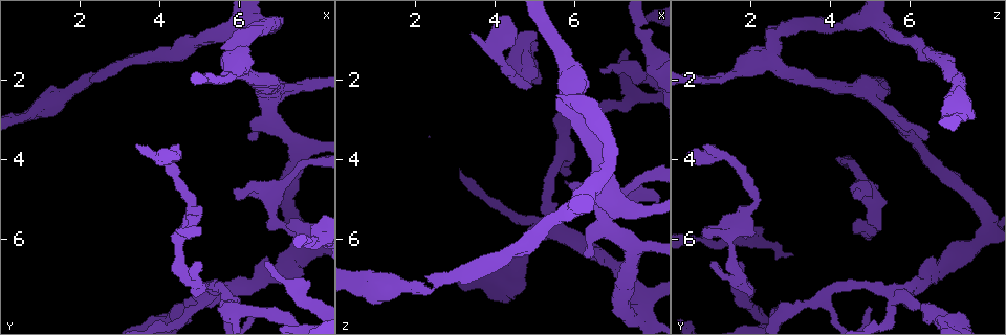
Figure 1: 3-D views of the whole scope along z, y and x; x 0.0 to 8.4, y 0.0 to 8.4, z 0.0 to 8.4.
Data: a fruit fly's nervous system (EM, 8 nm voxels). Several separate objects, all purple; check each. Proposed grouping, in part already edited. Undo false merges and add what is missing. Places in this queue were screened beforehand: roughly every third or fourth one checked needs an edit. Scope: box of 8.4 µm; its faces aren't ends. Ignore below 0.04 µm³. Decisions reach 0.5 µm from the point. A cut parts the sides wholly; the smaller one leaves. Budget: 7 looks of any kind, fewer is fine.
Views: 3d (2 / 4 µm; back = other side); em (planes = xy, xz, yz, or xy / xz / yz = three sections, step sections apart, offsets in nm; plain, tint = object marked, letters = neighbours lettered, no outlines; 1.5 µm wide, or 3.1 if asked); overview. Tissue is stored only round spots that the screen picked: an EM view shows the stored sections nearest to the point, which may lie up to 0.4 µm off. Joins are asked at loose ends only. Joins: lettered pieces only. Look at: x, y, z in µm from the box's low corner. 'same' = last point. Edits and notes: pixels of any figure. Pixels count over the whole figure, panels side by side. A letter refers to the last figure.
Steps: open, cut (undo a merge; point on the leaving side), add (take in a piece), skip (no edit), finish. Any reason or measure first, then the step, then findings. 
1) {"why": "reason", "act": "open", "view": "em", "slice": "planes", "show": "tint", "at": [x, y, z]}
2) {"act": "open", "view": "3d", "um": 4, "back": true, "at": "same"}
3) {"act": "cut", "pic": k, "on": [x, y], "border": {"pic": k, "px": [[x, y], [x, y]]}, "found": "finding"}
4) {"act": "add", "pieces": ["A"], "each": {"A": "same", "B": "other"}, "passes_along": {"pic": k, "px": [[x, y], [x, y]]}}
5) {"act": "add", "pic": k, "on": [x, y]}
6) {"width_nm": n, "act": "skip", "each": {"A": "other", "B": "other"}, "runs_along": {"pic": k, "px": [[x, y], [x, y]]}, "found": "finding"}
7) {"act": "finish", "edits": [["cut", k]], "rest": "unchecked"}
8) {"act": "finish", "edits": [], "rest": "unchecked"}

{"why": "free end", "act": "open", "view": "em", "slice": "planes", "show": "letters", "at": [4.75, 8.00, 7.20]}

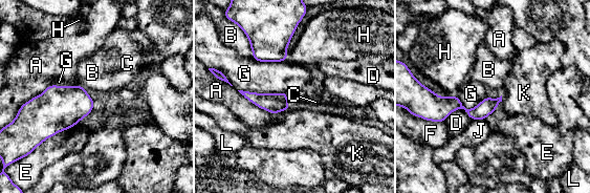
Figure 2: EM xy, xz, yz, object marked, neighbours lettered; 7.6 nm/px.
{"longest_contact_nm": ["E", 420], "act": "skip", "each": {"A": "other", "B": "other", "C": "other", "D": "other", "E": "other", "F": "other", "G": "other", "H": "other", "J": "other", "K": "other", "L": "other"}, "border": {"pic": 2, "px": [[501, 95], [502, 101]]}, "found": "no lettered piece goes on from it"}

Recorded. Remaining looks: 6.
{"why": "thick turns thin", "act": "open", "view": "3d", "um": 2, "at": [1.80, 2.25, 7.15]}

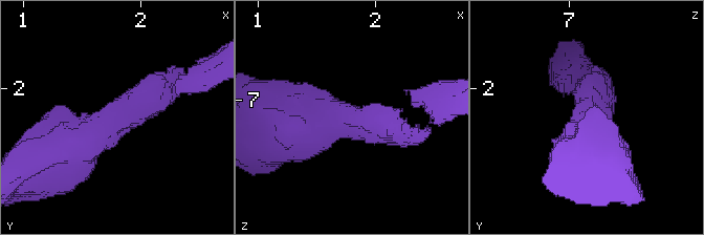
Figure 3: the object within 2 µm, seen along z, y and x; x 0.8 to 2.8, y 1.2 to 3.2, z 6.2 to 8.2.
{"arm_widths_nm": [220, 480], "why": "now the EM", "act": "open", "view": "em", "slice": "xy", "step": 4, "show": "letters", "at": [1.86, 2.22, 7.18]}

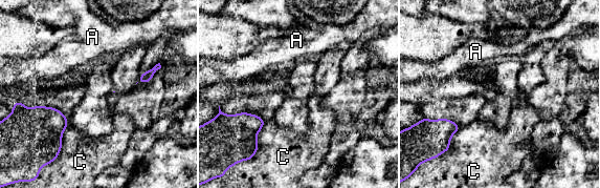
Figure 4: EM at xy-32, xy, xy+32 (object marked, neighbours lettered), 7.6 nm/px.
{"act": "skip", "each": {"A": "other", "C": "other"}, "border": {"pic": 4, "px": [[68, 123], [62, 136], [60, 149]]}, "found": "continuous, no second cell"}

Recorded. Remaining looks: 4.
{"why": "free end", "act": "open", "view": "3d", "um": 4, "at": [3.35, 3.65, 0.85]}

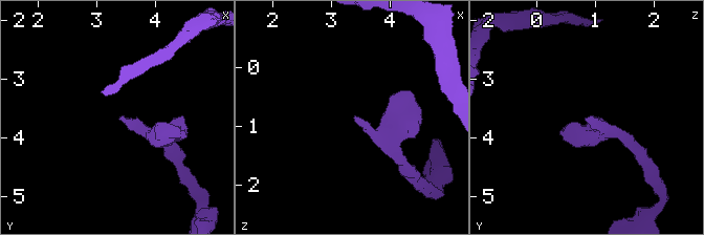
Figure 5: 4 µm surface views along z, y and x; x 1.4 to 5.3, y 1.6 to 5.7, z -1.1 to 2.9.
{"act": "open", "view": "em", "slice": "planes", "show": "letters", "at": [3.40, 3.65, 0.85]}

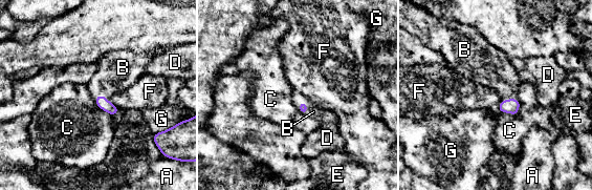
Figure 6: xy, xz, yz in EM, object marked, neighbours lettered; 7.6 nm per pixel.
{"act": "add", "pieces": ["B"], "each": {"A": "other", "B": "same", "C": "other", "D": "other", "E": "other", "F": "other", "G": "other"}, "passes_along": {"pic": 6, "px": [[511, 106], [509, 99], [495, 70]]}, "found": "the cell continues"}

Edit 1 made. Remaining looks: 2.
{"act": "finish", "edits": [["add", 6]], "rest": "unchecked"}

